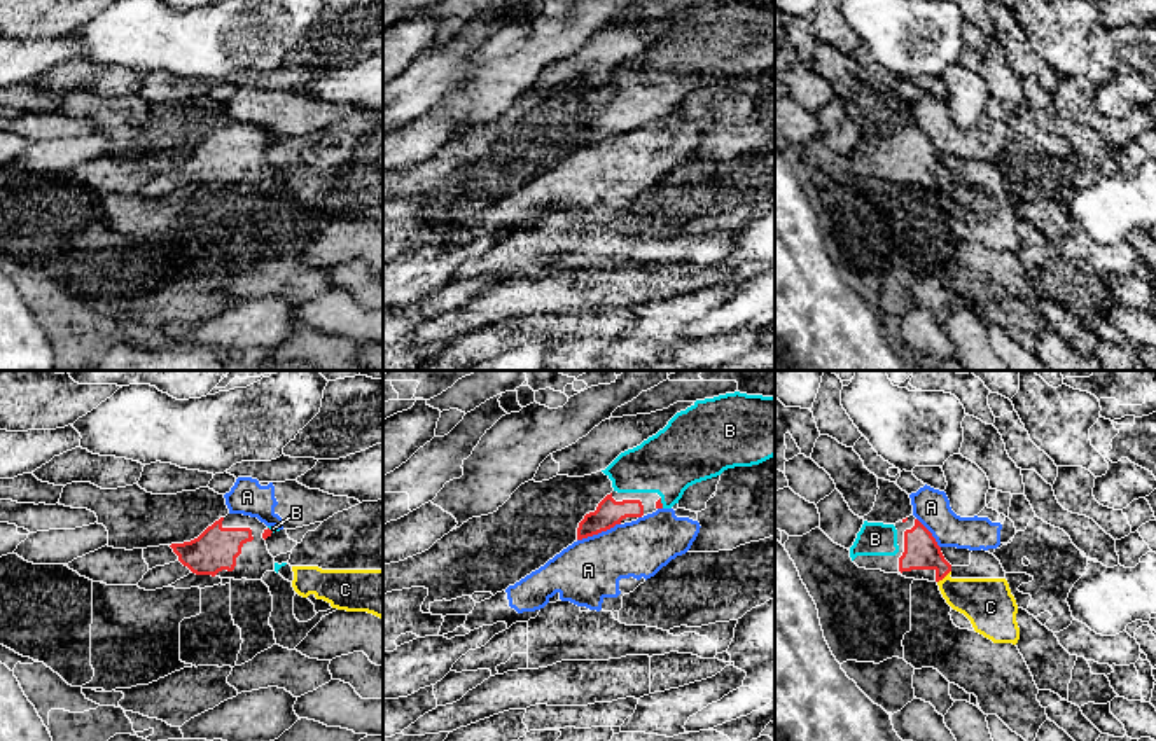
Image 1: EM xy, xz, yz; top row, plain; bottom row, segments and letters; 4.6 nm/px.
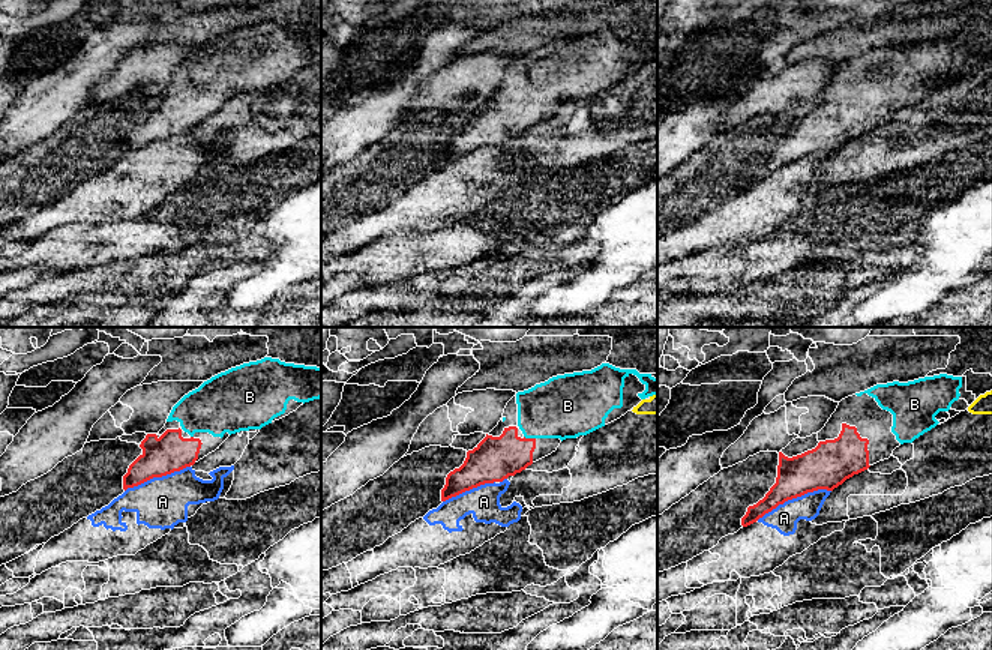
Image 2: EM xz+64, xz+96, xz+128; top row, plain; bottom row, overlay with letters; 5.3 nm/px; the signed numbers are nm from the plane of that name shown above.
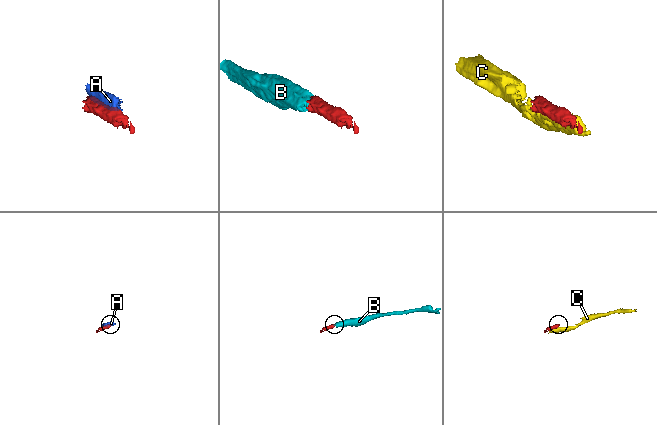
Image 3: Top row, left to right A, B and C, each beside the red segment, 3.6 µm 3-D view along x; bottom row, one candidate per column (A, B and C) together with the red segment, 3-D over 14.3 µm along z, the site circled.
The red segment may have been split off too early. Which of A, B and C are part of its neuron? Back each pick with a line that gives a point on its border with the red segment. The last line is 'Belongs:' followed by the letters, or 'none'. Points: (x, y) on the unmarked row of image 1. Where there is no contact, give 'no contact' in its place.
B: xz (661, 112)
Belongs: B

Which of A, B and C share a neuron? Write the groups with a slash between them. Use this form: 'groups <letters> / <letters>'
groups A / B / C

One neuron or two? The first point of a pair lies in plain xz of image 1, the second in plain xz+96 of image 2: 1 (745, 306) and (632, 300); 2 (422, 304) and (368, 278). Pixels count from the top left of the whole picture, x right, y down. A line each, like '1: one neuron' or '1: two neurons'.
1: two neurons
2: two neurons

